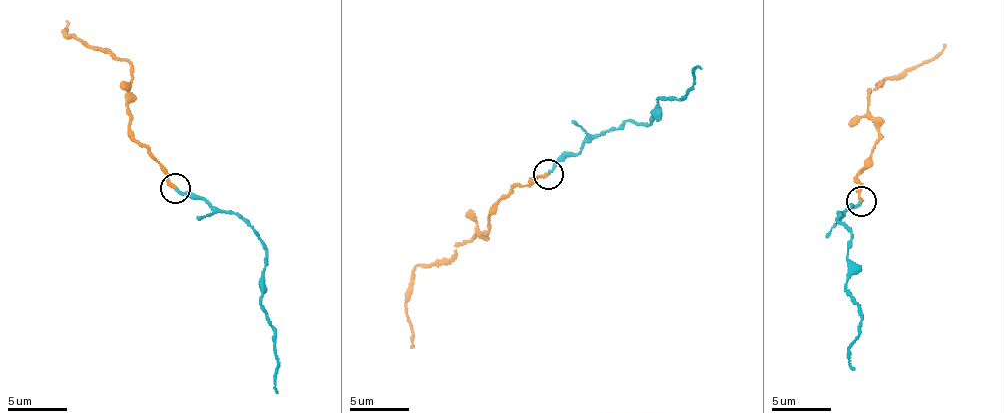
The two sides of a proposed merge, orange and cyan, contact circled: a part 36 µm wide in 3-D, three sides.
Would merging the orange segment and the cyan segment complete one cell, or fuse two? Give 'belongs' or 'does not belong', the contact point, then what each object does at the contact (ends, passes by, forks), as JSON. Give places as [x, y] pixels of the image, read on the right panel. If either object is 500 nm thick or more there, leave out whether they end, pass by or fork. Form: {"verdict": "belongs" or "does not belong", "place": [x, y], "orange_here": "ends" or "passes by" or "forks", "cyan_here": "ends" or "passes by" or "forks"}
{"verdict": "belongs", "place": [861, 201], "orange_here": "ends", "cyan_here": "ends"}

